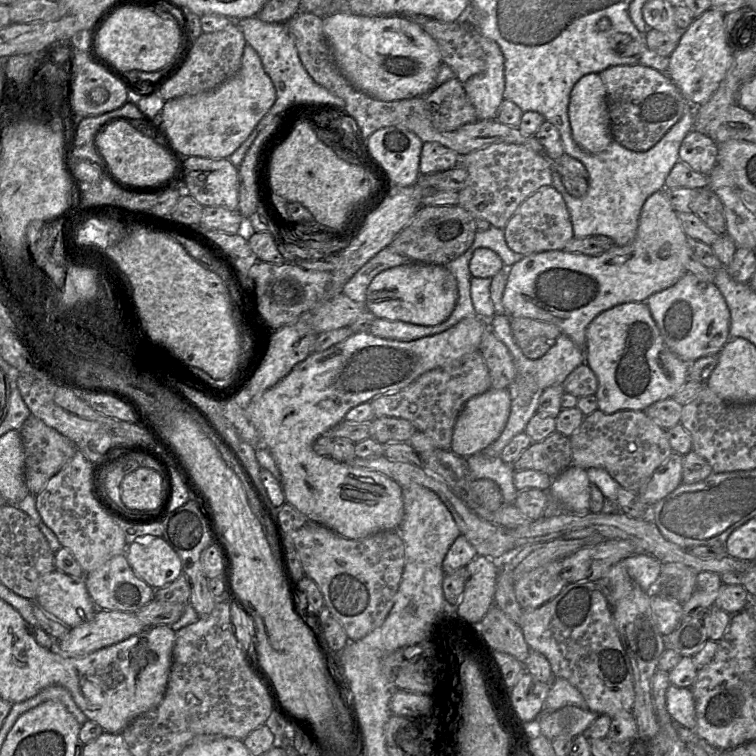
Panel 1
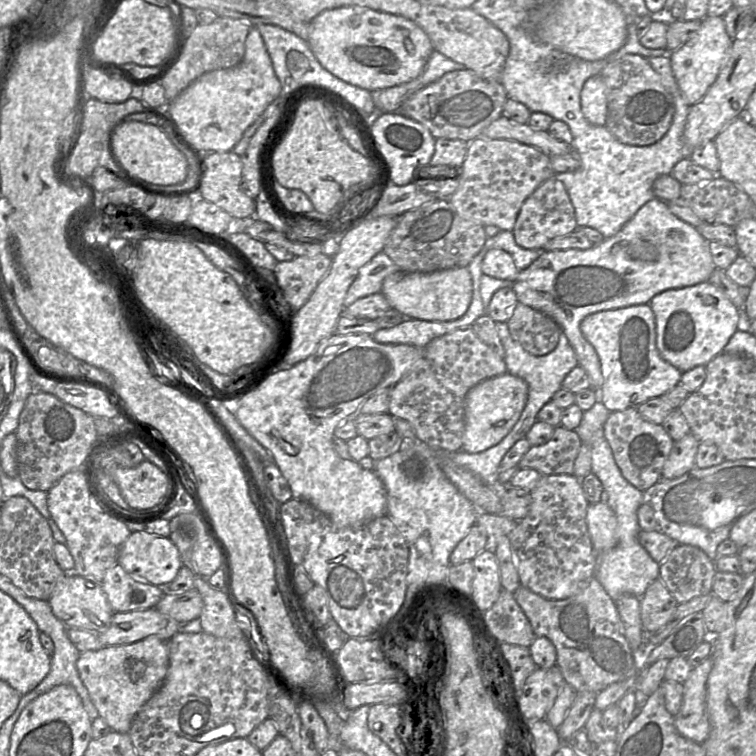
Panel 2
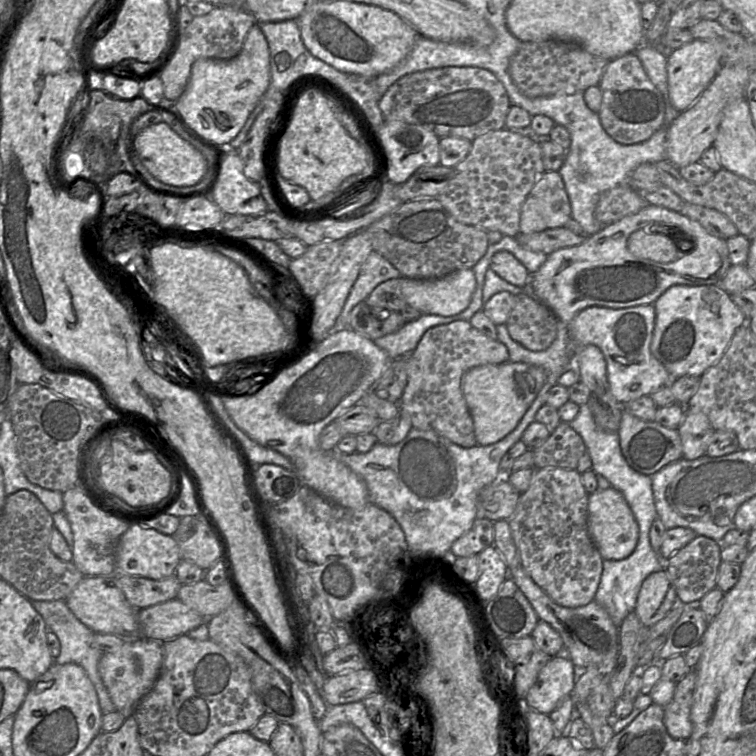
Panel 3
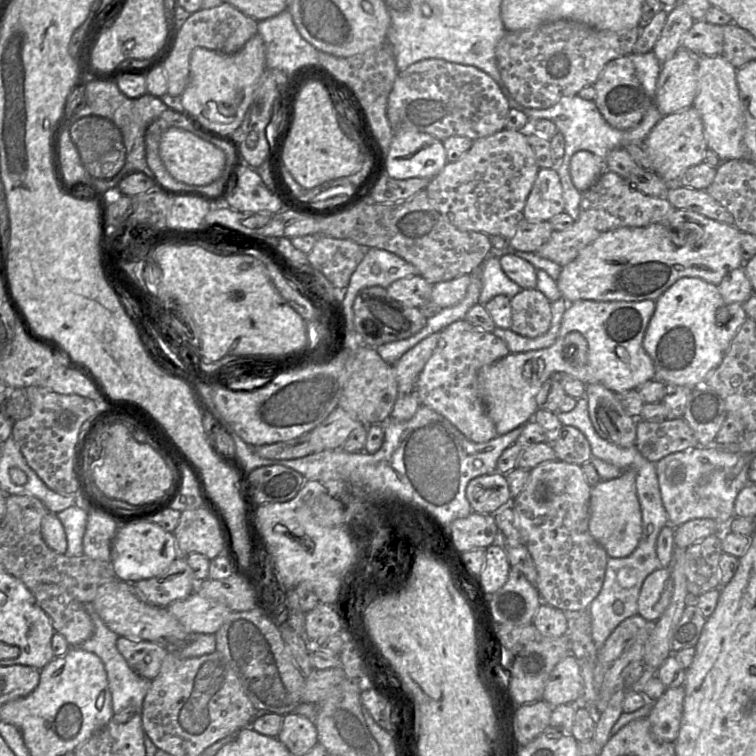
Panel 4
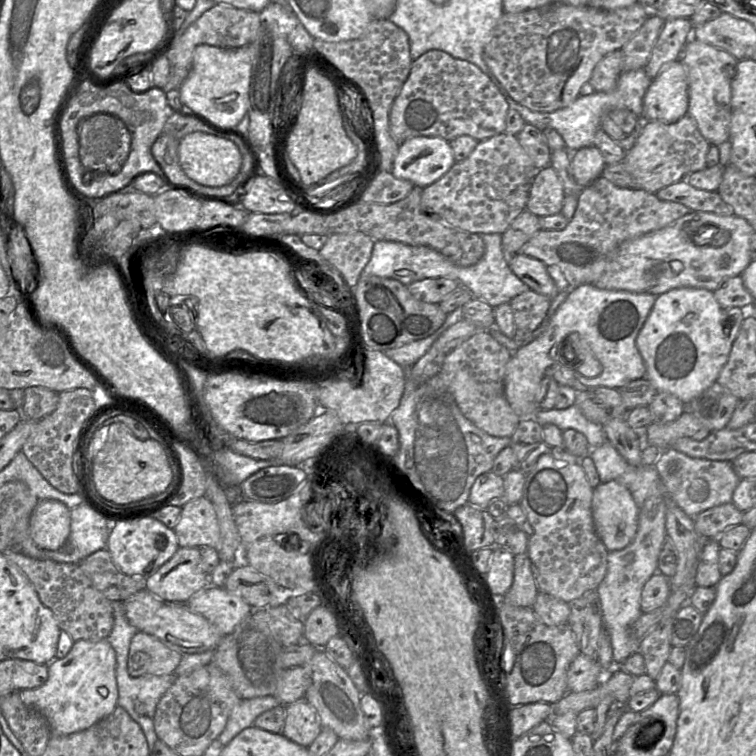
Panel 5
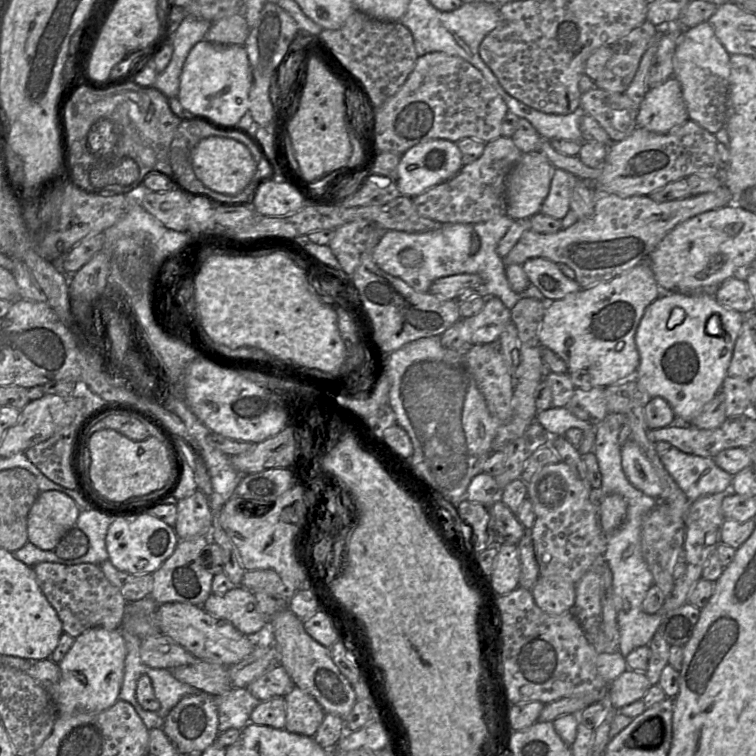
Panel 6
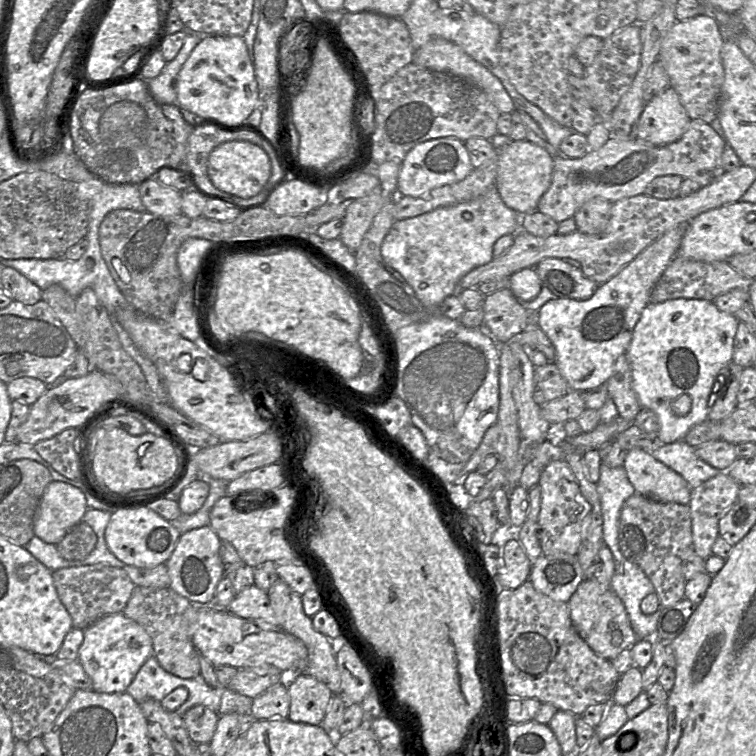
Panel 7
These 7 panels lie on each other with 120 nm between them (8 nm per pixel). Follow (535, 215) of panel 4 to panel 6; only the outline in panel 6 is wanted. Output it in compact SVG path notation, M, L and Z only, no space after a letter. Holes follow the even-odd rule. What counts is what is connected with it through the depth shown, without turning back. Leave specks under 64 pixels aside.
M556 168L540 213L562 220L570 210L570 197L579 181L580 179L572 173Z

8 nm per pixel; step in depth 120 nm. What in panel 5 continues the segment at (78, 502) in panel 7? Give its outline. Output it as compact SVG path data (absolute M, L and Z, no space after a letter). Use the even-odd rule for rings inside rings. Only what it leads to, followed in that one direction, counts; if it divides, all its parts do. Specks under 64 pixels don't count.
M39 500L30 517L30 536L41 549L58 551L70 534L71 509L64 503Z

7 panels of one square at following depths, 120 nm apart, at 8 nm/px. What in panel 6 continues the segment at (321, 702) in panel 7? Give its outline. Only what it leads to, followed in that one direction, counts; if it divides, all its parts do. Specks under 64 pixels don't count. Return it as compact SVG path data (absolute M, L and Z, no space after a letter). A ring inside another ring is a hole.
M294 686L285 696L285 706L284 729L291 733L313 737L326 714L314 697Z

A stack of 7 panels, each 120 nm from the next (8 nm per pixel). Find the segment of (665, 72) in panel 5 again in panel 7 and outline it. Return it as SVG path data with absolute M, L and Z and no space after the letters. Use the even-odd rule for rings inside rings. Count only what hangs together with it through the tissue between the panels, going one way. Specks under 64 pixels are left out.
M669 86L645 104L637 127L637 139L664 146L679 140L691 121L677 92Z

